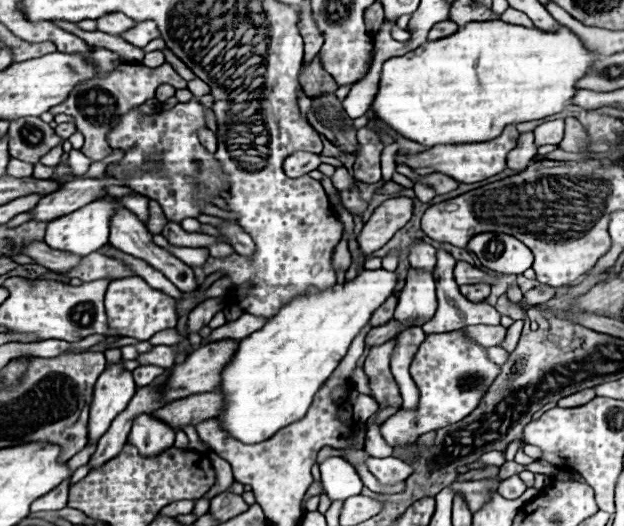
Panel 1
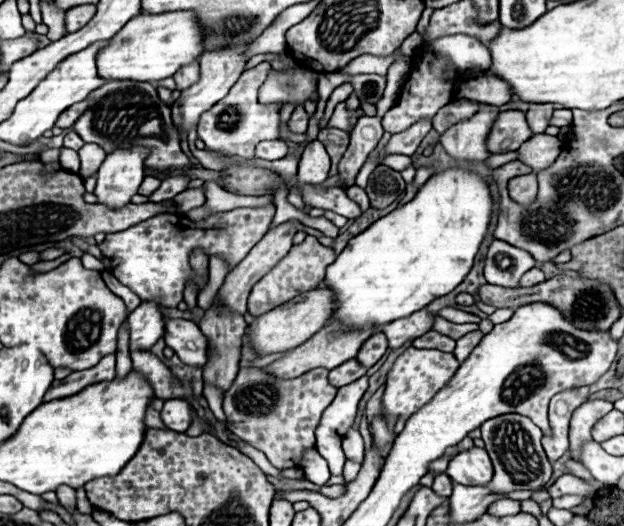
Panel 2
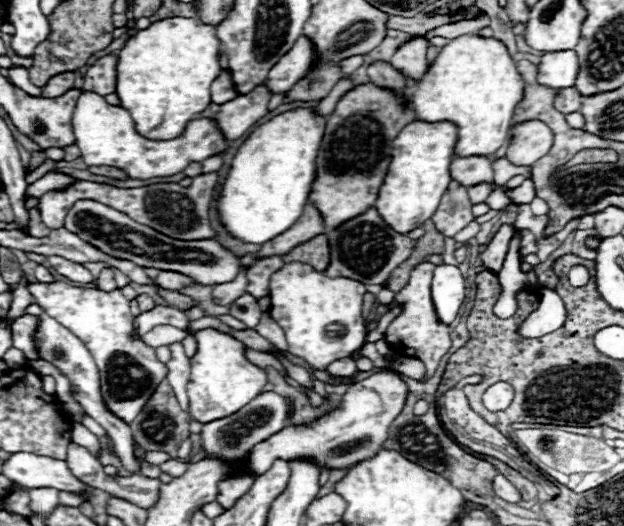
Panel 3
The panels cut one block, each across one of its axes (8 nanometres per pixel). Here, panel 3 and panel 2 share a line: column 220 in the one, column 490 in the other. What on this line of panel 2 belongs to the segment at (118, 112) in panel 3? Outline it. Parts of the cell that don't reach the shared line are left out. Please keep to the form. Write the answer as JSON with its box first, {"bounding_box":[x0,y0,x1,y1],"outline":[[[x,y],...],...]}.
{"bounding_box":[486,110,534,154],"outline":[[[506,110],[500,112],[496,118],[492,132],[488,134],[486,148],[490,154],[502,154],[518,150],[526,140],[530,140],[534,132],[530,130],[524,112],[520,110]]]}

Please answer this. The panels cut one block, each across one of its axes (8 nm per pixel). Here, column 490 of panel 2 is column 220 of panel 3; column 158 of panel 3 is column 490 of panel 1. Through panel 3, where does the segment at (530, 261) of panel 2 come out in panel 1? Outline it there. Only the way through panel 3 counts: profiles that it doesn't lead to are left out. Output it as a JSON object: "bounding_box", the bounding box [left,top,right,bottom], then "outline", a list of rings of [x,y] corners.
{"bounding_box":[466,232,532,274],"outline":[[[484,232],[474,236],[466,248],[478,256],[484,268],[500,274],[522,274],[532,266],[532,252],[508,234]]]}

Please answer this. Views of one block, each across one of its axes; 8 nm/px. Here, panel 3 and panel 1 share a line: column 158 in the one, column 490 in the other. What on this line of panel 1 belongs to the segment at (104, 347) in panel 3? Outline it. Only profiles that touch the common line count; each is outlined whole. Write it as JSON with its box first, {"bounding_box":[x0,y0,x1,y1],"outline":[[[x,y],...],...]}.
{"bounding_box":[380,330,500,448],"outline":[[[456,330],[426,336],[412,360],[410,374],[420,390],[418,408],[408,412],[410,422],[386,422],[380,426],[382,438],[392,448],[412,444],[426,432],[456,424],[466,418],[480,404],[480,398],[484,396],[492,380],[500,374],[500,366],[488,360],[486,348],[474,344],[472,340],[466,340],[466,336]]]}

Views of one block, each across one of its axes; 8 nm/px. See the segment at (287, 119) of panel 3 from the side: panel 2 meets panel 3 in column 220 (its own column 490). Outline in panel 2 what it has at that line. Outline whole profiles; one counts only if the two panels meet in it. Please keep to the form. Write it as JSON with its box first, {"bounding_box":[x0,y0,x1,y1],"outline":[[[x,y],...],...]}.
{"bounding_box":[326,168,492,330],"outline":[[[448,168],[440,174],[434,174],[408,204],[396,208],[354,236],[336,262],[326,268],[326,284],[338,296],[334,320],[338,320],[346,330],[356,330],[368,324],[386,326],[392,320],[410,316],[428,306],[432,300],[446,296],[468,276],[480,242],[488,232],[490,216],[492,196],[482,176],[464,168]]]}

